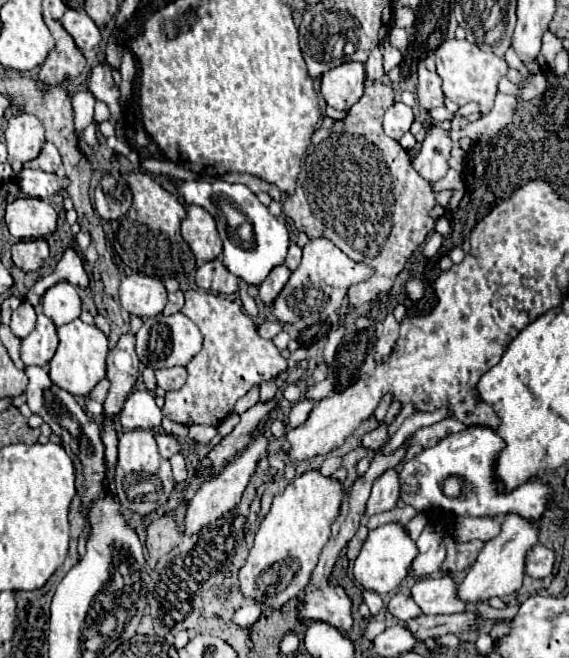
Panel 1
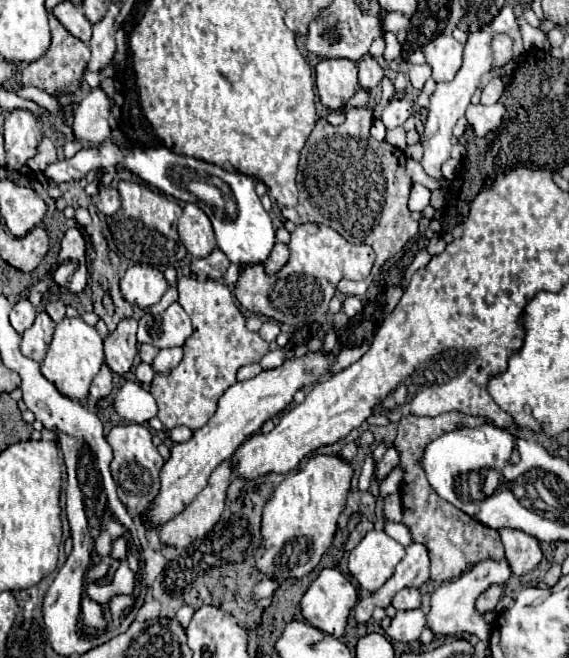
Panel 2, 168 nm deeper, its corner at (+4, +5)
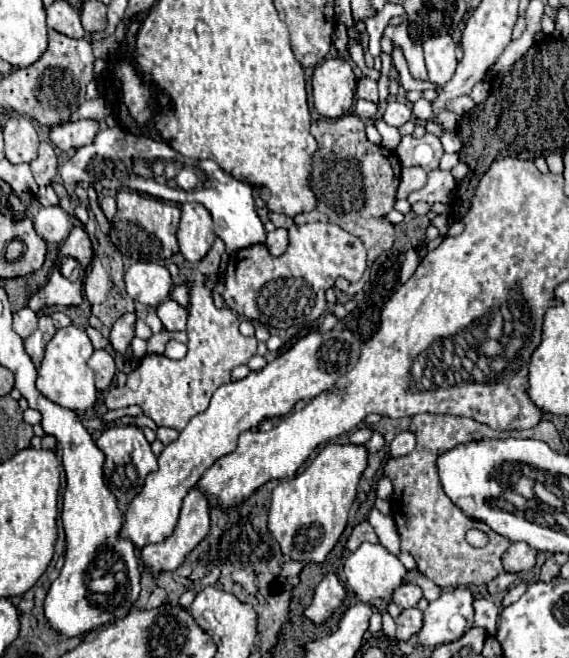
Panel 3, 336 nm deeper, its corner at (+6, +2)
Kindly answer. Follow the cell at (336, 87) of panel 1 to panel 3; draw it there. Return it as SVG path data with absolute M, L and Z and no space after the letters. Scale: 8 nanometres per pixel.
M325 59L313 73L313 107L319 115L335 119L353 109L355 75L345 59Z

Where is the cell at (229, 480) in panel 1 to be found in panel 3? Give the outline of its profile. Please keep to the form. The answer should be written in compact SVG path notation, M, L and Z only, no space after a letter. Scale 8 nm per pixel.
M191 489L187 493L187 497L183 497L183 507L181 507L181 513L179 513L179 521L177 521L177 527L173 531L171 537L167 537L163 543L157 543L157 545L147 545L141 549L141 561L145 563L145 569L151 573L151 575L159 575L163 571L175 571L183 561L185 557L199 545L199 541L209 533L209 501L207 497L199 491L199 489Z

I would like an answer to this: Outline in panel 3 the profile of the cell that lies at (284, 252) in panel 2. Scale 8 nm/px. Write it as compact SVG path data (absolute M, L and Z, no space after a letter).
M275 229L275 231L267 233L267 241L265 241L265 245L267 245L267 249L269 249L271 255L275 255L275 257L283 255L285 249L287 249L287 243L289 243L287 229Z

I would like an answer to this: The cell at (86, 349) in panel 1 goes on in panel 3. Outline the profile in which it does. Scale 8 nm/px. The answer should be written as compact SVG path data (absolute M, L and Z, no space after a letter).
M75 325L59 329L55 337L47 343L45 347L45 359L39 367L39 377L37 377L37 389L41 395L51 399L53 403L67 407L71 411L85 411L95 403L97 391L93 383L93 371L87 365L87 359L93 353L93 345L87 337L85 331L77 329Z

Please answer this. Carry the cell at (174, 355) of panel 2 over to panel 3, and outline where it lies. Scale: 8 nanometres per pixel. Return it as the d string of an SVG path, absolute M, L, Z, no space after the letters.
M175 339L167 341L165 355L167 355L169 359L183 359L183 357L185 357L185 353L187 353L187 347L185 347L183 343L179 343L179 341L175 341Z

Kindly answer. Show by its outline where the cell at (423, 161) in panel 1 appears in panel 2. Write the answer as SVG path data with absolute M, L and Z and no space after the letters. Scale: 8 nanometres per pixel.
M505 6L499 16L495 16L495 20L481 32L473 32L469 34L467 38L467 44L465 44L465 52L463 52L463 66L461 70L457 72L455 80L453 82L447 82L447 84L437 84L437 90L435 94L431 96L431 106L429 106L429 114L427 114L427 120L423 122L423 158L419 160L419 164L423 166L425 174L427 176L433 176L433 178L441 178L441 166L445 160L451 158L451 128L455 126L455 122L465 114L469 102L471 102L471 96L473 92L477 90L477 84L481 80L483 74L487 74L491 70L491 38L493 34L497 32L505 32L513 38L513 59L519 64L523 60L523 56L527 54L523 46L521 34L517 20L515 20L515 14L513 14L513 8L511 6Z

